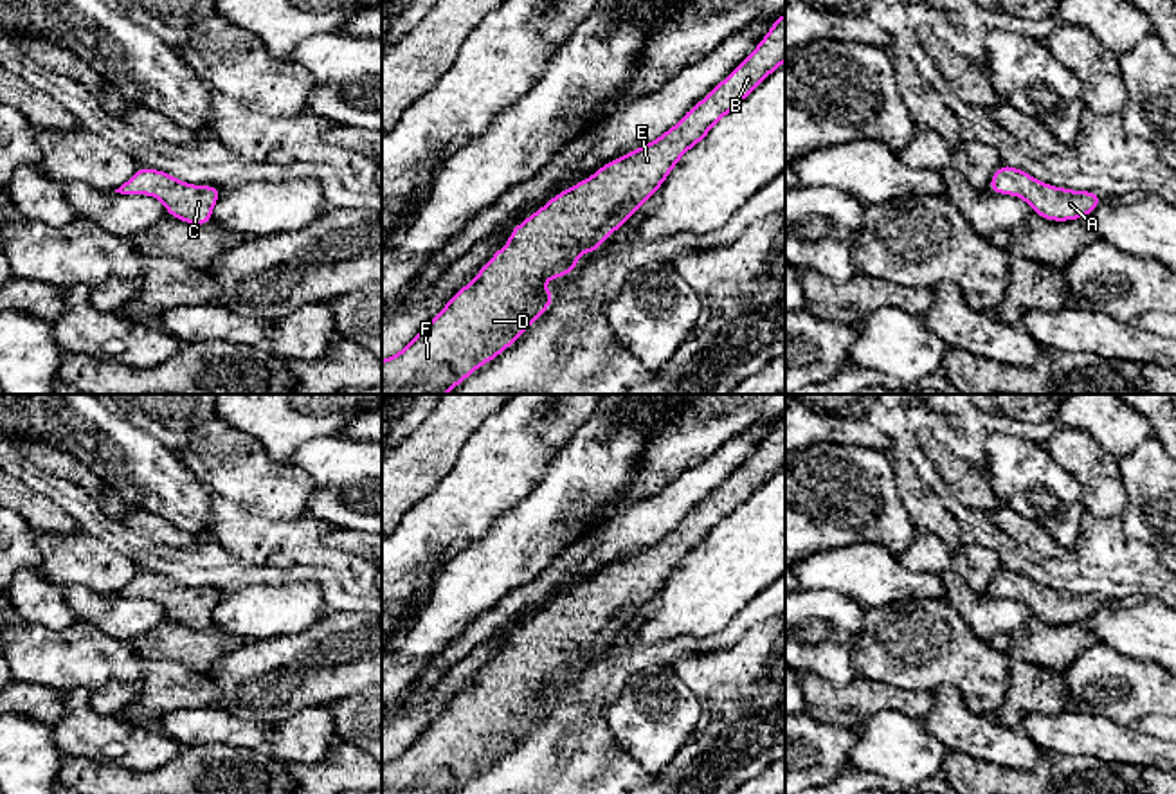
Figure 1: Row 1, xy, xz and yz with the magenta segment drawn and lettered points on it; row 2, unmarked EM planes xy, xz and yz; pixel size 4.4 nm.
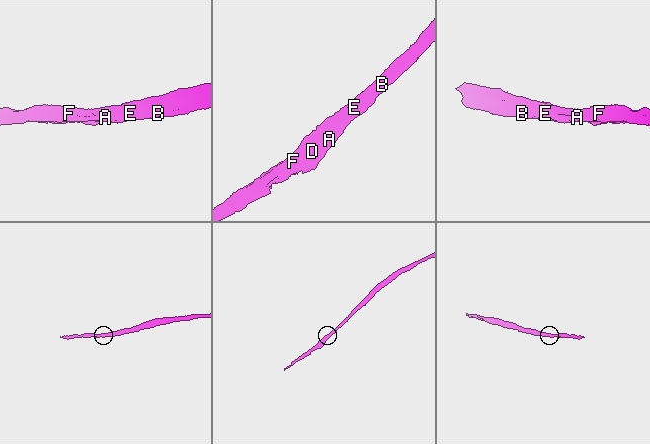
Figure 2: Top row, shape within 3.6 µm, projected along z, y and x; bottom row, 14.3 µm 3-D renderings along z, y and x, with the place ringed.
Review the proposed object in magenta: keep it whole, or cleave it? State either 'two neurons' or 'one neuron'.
one neuron

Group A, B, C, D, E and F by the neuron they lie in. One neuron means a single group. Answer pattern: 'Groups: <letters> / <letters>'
Groups: A B C D E F

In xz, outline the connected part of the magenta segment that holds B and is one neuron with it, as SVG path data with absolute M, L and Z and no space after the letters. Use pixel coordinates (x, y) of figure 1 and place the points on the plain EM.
M785 416L774 423L756 452L675 529L629 558L603 567L567 594L556 596L544 610L515 628L508 646L493 655L475 682L457 693L400 756L382 763L382 794L450 794L513 749L556 702L553 693L542 691L542 686L576 677L578 657L600 654L603 643L656 598L683 558L702 546L711 529L733 515L783 465Z

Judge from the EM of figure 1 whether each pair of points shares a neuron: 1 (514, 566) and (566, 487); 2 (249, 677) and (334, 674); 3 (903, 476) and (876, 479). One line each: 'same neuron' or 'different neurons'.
1: same neuron
2: same neuron
3: different neurons

